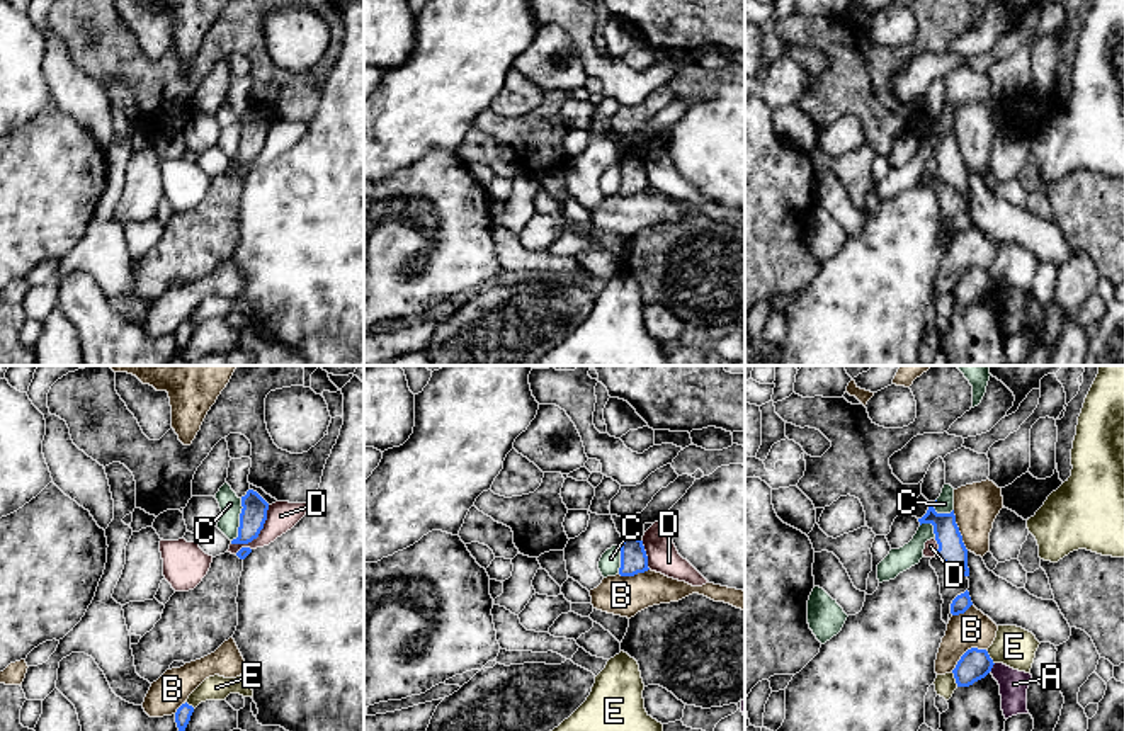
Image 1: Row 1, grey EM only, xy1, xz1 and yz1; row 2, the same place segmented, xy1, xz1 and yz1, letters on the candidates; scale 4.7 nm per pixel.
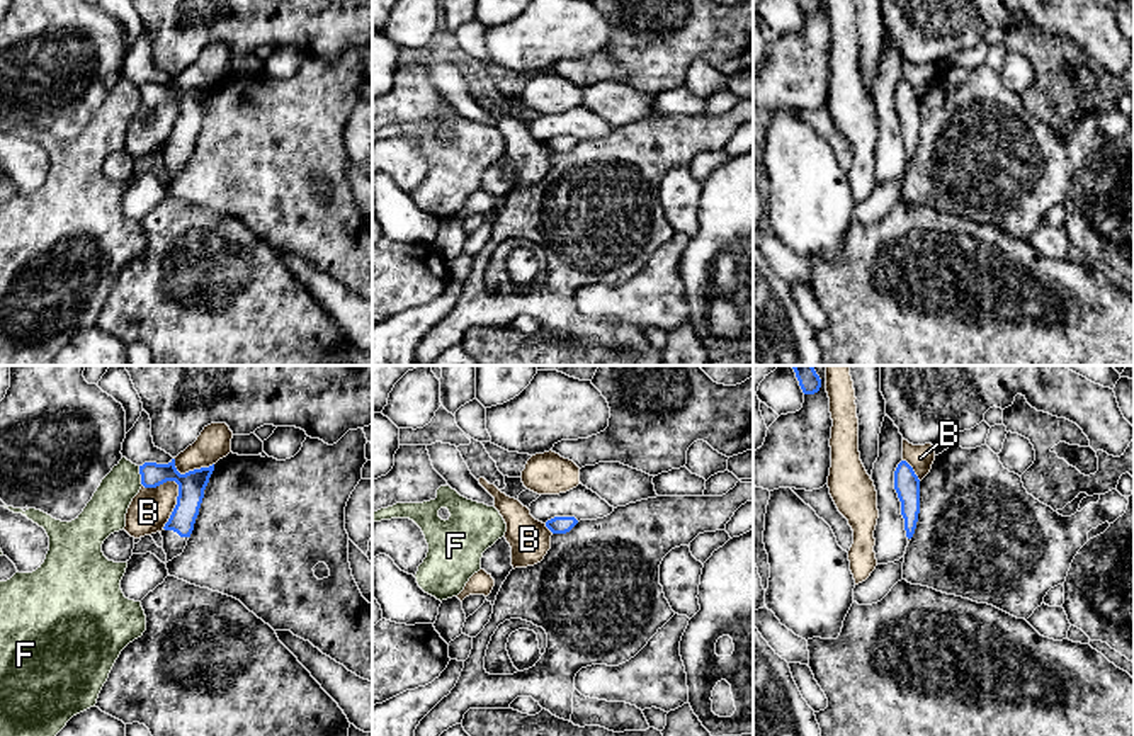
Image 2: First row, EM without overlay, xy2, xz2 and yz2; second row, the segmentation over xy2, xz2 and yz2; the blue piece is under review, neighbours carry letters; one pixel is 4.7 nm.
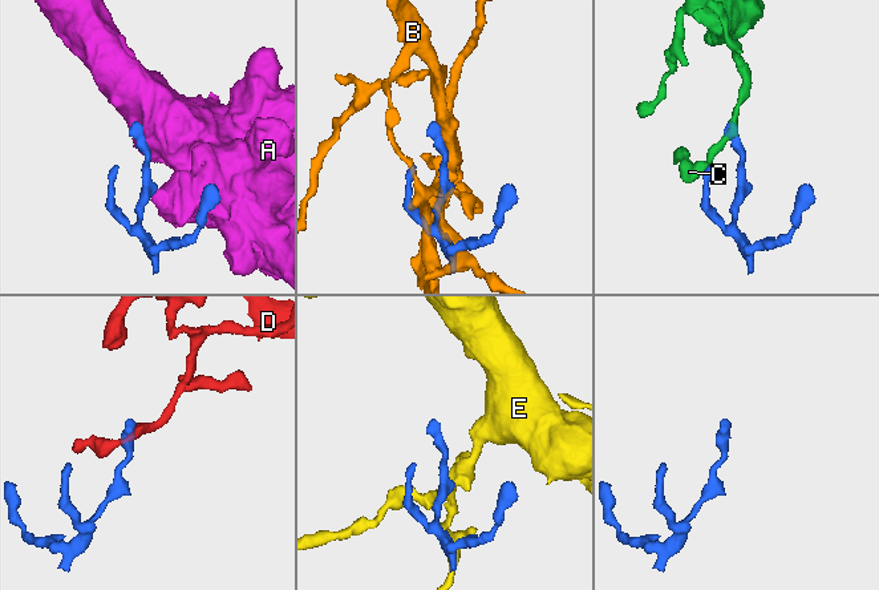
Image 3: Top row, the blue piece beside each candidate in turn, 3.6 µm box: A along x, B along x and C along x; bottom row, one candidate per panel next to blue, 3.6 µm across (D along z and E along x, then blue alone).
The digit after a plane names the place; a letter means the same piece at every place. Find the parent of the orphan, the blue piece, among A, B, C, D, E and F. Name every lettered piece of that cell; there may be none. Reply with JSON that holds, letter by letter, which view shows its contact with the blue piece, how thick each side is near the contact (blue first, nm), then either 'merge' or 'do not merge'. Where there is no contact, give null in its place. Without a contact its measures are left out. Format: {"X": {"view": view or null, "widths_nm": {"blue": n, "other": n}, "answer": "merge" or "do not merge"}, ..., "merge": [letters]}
{"A": {"view": "yz1", "widths_nm": {"blue": 150, "other": 140}, "answer": "do not merge"}, "B": {"view": "xy2", "widths_nm": {"blue": 130, "other": 190}, "answer": "do not merge"}, "C": {"view": "xy1", "widths_nm": {"blue": 130, "other": 100}, "answer": "do not merge"}, "D": {"view": "xy1", "widths_nm": {"blue": 130, "other": 140}, "answer": "do not merge"}, "E": {"view": "yz1", "widths_nm": {"blue": 150, "other": 190}, "answer": "do not merge"}, "F": {"view": "xy2", "widths_nm": {"blue": 130, "other": 190}, "answer": "do not merge"}, "merge": []}

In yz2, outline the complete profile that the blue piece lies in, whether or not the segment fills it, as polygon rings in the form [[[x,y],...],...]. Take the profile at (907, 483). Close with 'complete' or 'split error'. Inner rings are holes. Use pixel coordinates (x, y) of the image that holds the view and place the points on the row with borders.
[[[901,461],[894,471],[894,490],[901,501],[906,537],[911,539],[920,513],[920,479],[906,461]]] | complete

